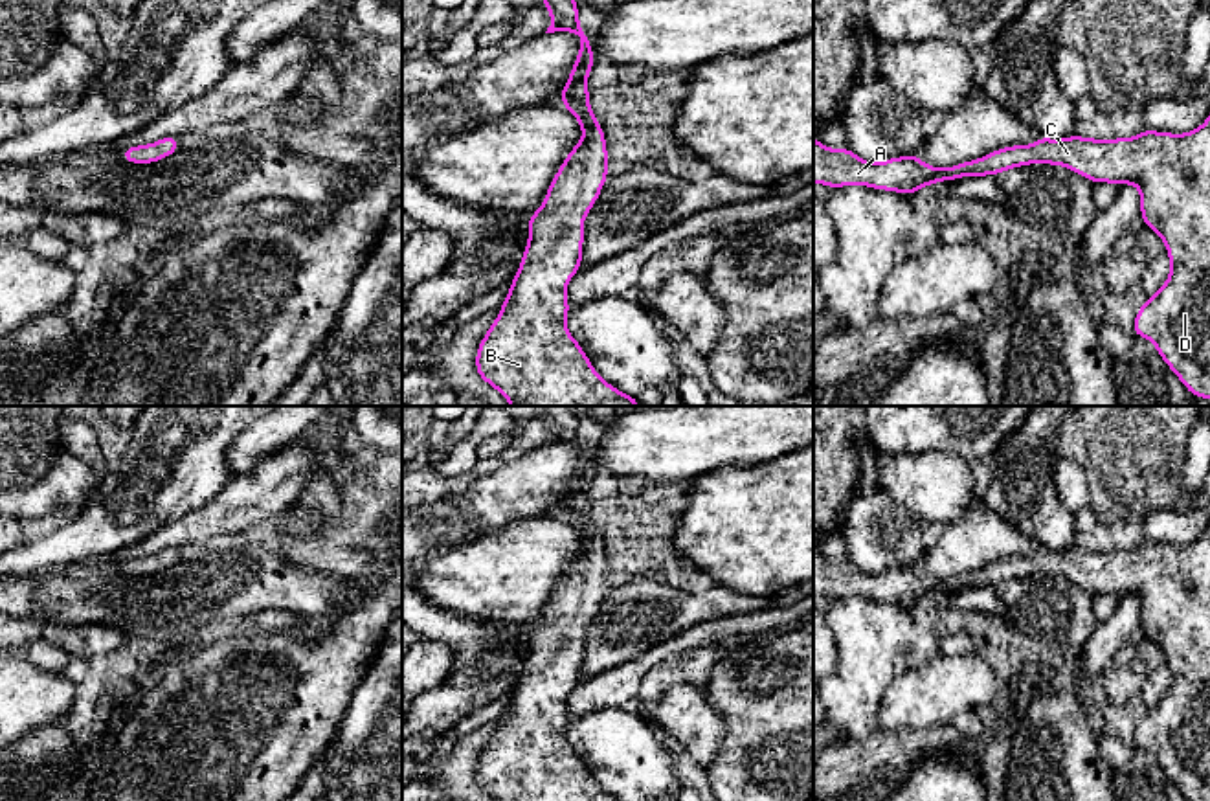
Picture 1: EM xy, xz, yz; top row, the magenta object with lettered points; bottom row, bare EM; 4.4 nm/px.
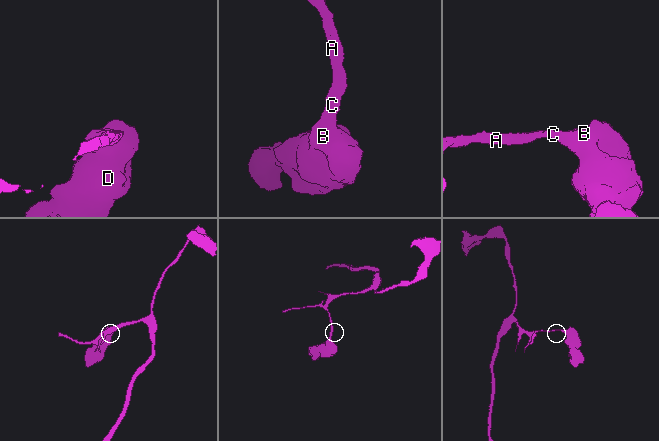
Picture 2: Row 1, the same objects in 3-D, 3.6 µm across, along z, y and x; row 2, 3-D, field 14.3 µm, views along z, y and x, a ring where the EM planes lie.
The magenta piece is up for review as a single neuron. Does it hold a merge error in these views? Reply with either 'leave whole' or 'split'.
leave whole

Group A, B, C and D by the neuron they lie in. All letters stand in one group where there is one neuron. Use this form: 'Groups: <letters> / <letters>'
Groups: A B C D

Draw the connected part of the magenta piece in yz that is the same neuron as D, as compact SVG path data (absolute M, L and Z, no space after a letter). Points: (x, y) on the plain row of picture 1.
M1210 525L1206 533L1184 546L1144 540L1133 549L1096 551L1072 546L1063 551L1039 547L1032 557L1010 557L977 571L951 579L933 579L920 566L865 573L850 558L830 560L813 549L813 595L830 601L867 597L911 608L936 593L966 588L997 588L1012 579L1030 575L1063 577L1092 595L1137 595L1140 604L1140 630L1166 656L1170 687L1166 694L1137 722L1133 746L1148 750L1166 777L1186 801L1210 801Z

